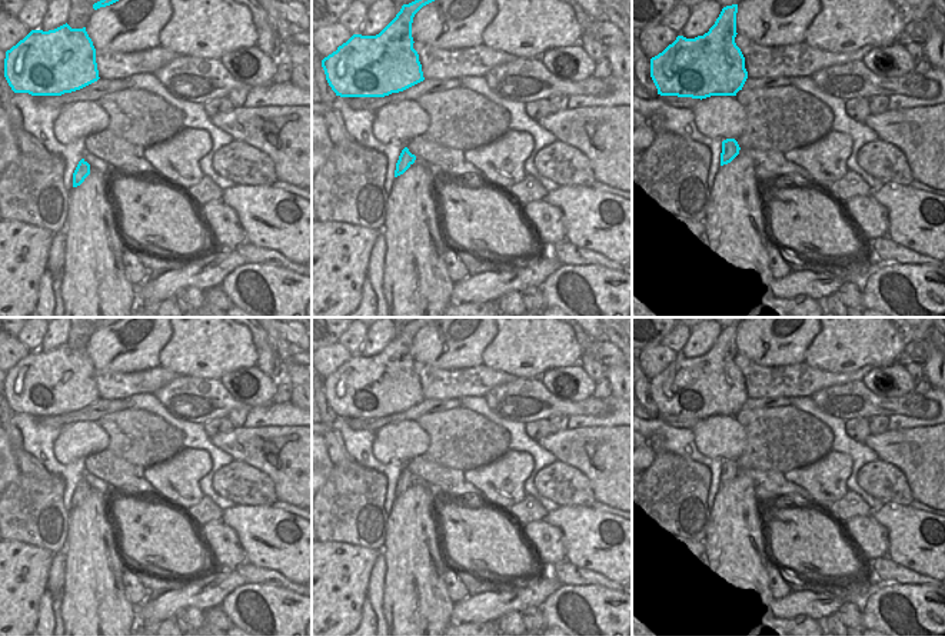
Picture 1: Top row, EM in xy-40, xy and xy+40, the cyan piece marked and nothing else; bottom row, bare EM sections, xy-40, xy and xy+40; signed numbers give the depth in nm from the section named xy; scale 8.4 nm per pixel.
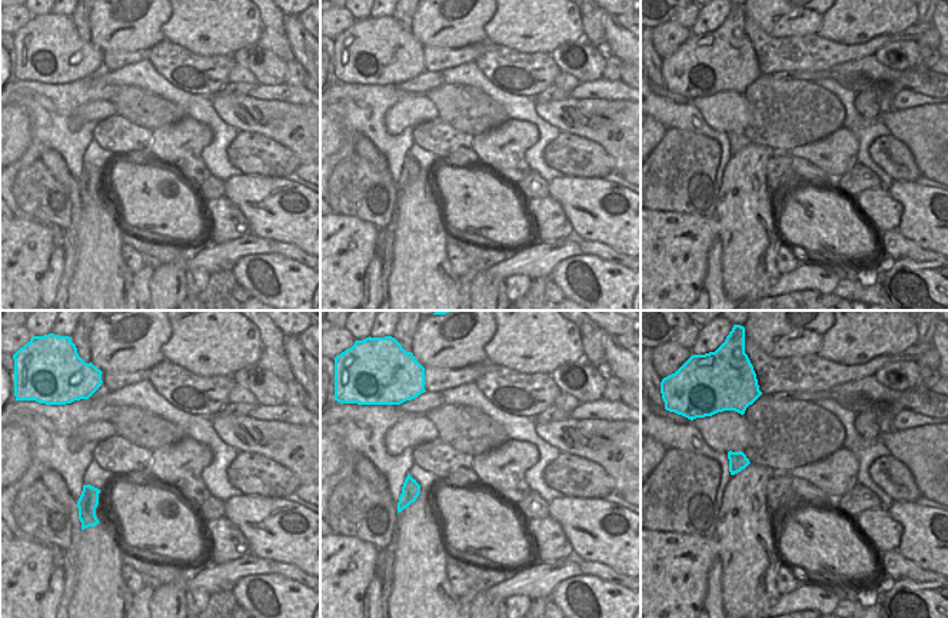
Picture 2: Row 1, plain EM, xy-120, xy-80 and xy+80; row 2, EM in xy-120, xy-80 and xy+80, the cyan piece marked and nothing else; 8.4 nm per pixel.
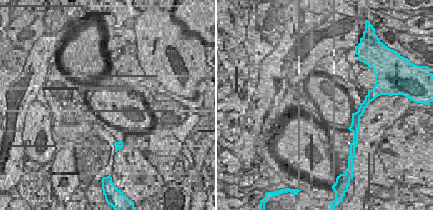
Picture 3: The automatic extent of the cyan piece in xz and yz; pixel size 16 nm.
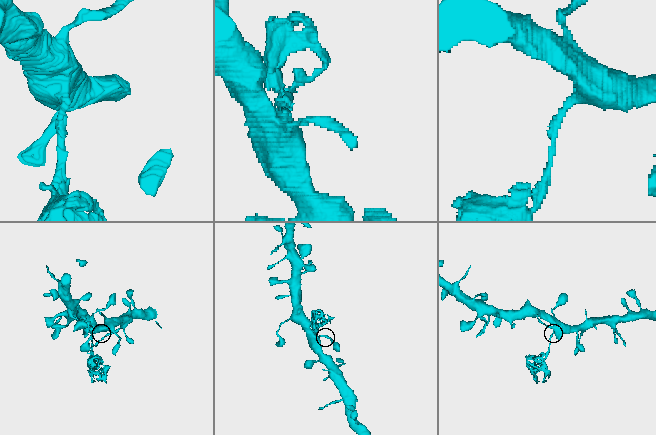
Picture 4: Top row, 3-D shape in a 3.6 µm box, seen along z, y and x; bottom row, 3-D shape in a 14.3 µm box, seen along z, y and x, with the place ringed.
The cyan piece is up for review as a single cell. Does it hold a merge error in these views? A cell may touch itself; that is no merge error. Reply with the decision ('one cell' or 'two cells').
two cells

